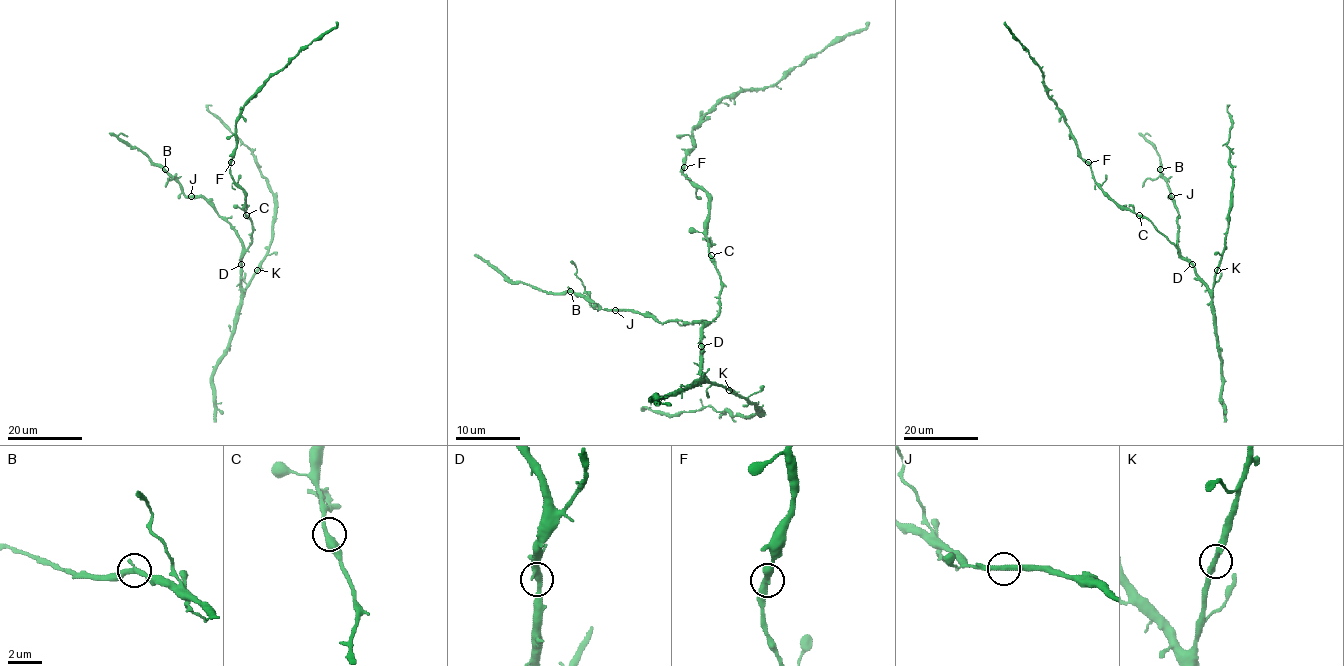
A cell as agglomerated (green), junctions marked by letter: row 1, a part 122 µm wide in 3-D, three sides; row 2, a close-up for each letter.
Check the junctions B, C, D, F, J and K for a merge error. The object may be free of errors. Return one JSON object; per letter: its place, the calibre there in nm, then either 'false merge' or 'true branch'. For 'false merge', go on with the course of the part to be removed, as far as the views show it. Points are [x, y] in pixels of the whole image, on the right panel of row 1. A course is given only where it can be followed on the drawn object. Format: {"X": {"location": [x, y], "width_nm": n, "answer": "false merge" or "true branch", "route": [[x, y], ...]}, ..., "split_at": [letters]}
{"B": {"location": [1160, 169], "width_nm": 380, "answer": "true branch"}, "C": {"location": [1139, 215], "width_nm": 400, "answer": "true branch"}, "D": {"location": [1192, 264], "width_nm": 380, "answer": "true branch"}, "F": {"location": [1088, 162], "width_nm": 380, "answer": "true branch"}, "J": {"location": [1171, 196], "width_nm": 380, "answer": "true branch"}, "K": {"location": [1217, 270], "width_nm": 360, "answer": "true branch"}, "split_at": []}

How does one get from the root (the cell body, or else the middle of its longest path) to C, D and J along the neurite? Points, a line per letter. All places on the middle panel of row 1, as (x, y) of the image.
C: (720, 284), (720, 275), (711, 255)
D: (720, 284), (719, 313), (703, 328), (701, 346)
J: (720, 284), (719, 313), (709, 323), (683, 323), (680, 320), (659, 323), (633, 310), (615, 310)

